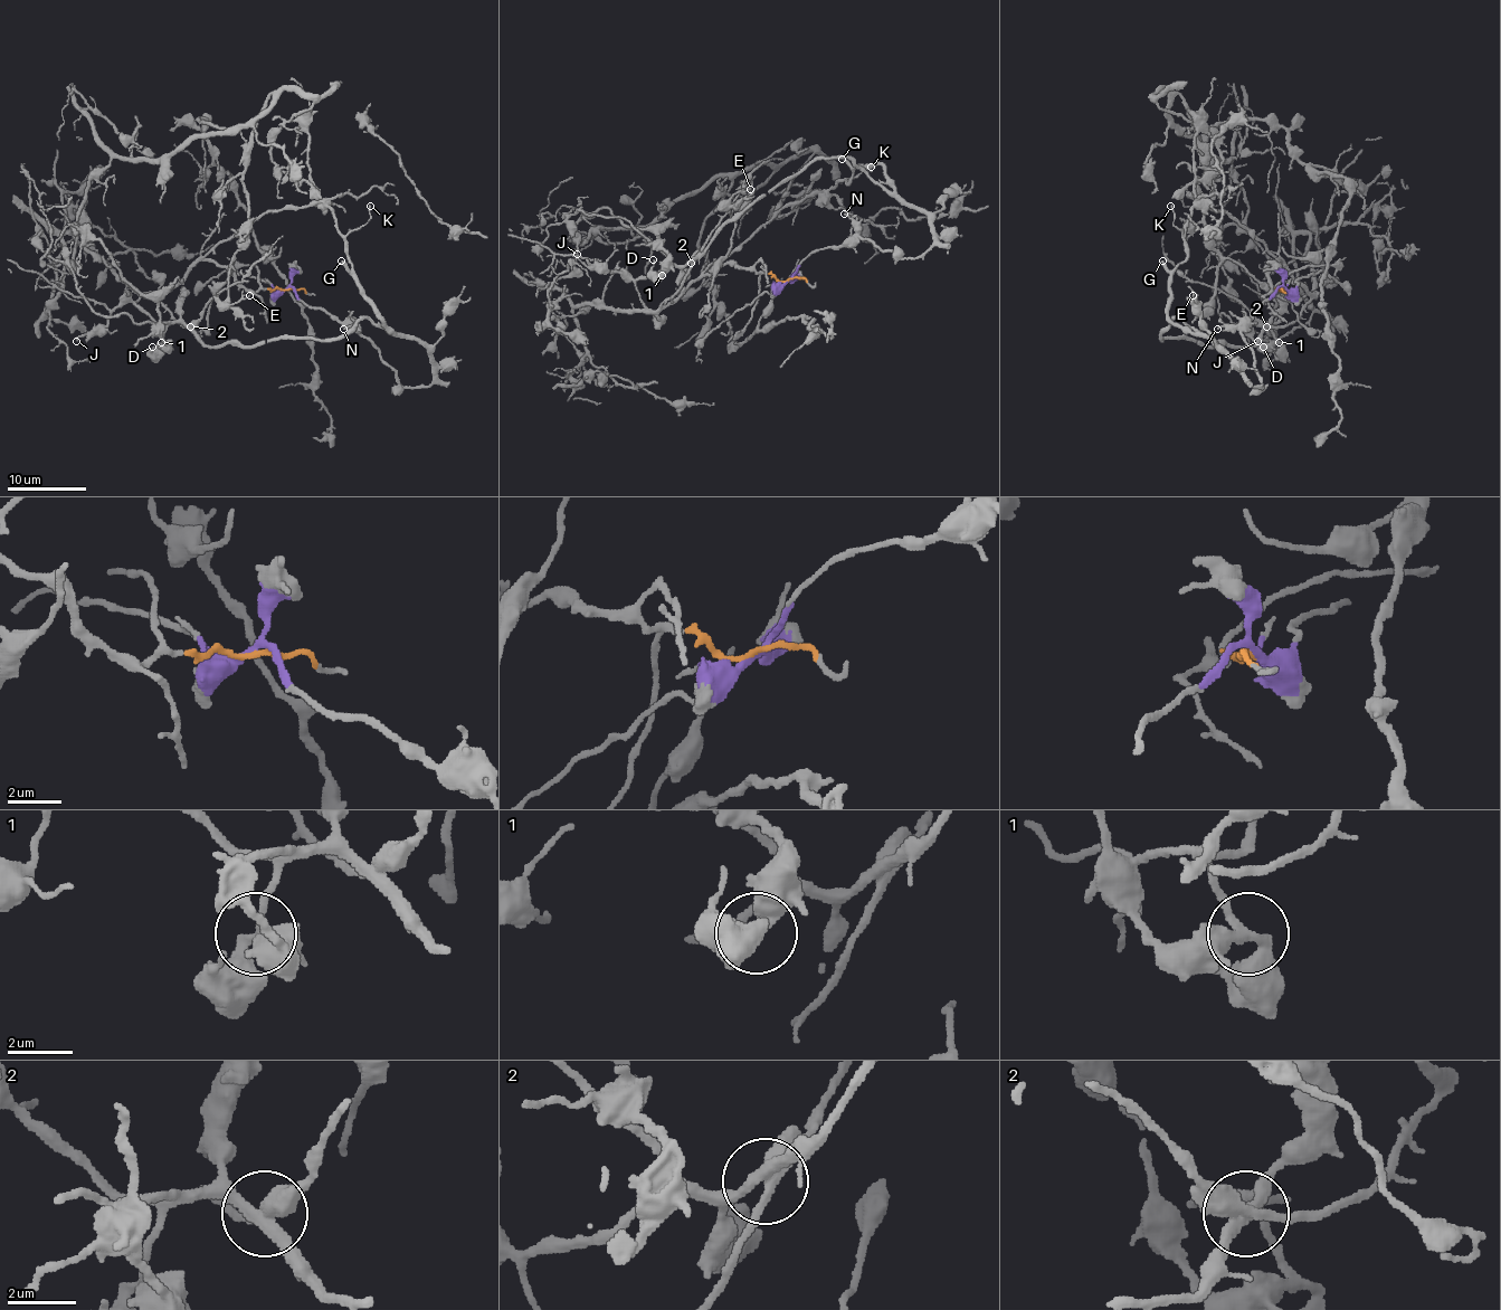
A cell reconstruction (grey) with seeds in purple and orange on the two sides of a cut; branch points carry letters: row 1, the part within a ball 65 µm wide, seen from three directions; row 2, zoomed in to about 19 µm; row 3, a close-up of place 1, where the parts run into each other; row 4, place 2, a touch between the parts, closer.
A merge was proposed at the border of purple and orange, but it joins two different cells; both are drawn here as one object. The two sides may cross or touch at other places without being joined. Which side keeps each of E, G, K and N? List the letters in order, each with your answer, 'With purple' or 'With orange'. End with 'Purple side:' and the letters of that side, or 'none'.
E: With orange
G: With purple
K: With purple
N: With purple
Purple side: G, K, N

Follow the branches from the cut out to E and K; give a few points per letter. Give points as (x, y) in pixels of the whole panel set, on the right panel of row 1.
E: (1283, 288), (1267, 268), (1278, 260), (1311, 301), (1291, 324), (1263, 326), (1218, 288), (1202, 304), (1191, 294)
K: (1283, 288), (1252, 311), (1244, 340), (1261, 388), (1212, 340), (1168, 316), (1170, 275), (1186, 257), (1170, 206)

